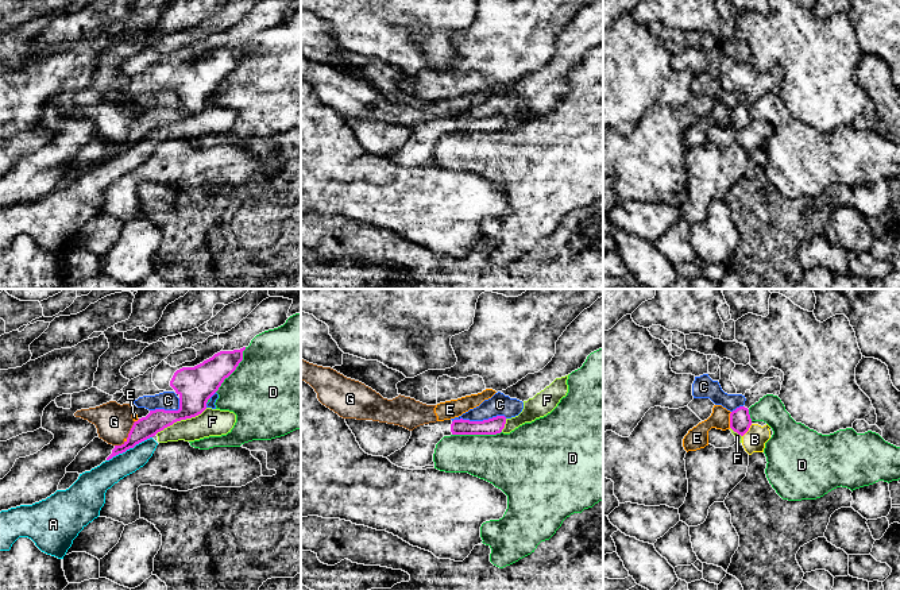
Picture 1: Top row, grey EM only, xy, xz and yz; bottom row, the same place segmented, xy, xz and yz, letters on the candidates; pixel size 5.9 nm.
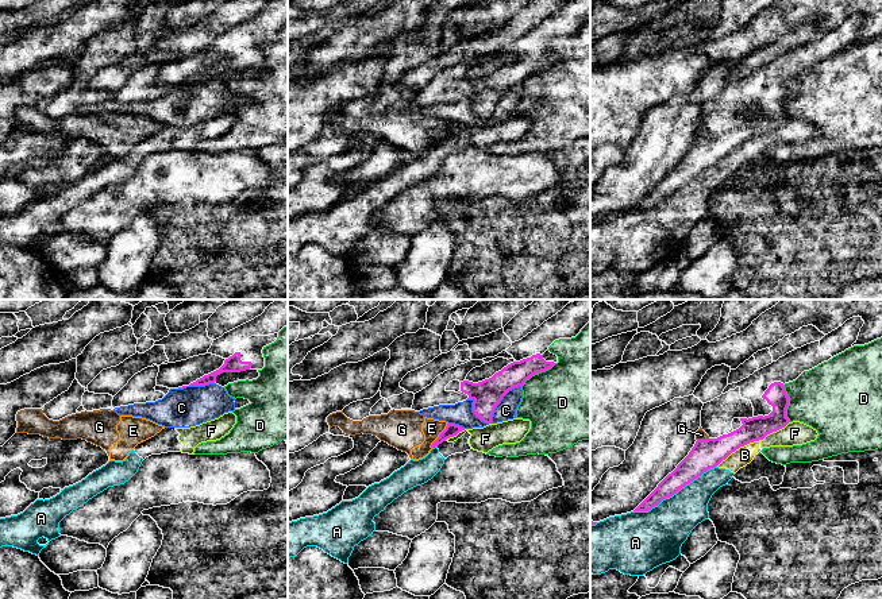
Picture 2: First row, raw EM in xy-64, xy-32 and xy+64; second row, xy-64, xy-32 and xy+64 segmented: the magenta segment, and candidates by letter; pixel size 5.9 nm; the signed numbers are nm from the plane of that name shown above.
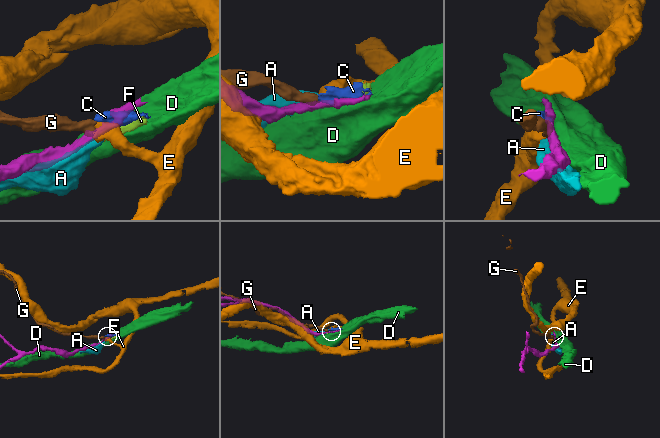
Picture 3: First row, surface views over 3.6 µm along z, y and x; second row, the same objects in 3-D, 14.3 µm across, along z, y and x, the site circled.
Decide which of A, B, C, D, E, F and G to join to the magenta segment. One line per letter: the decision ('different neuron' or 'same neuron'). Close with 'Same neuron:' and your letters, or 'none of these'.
A: different neuron
B: different neuron
C: different neuron
D: different neuron
E: different neuron
F: different neuron
G: different neuron
Same neuron: none of these

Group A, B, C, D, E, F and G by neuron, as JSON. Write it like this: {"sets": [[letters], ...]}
{"sets": [["A", "B", "F"], ["C"], ["D"], ["E", "G"]]}

